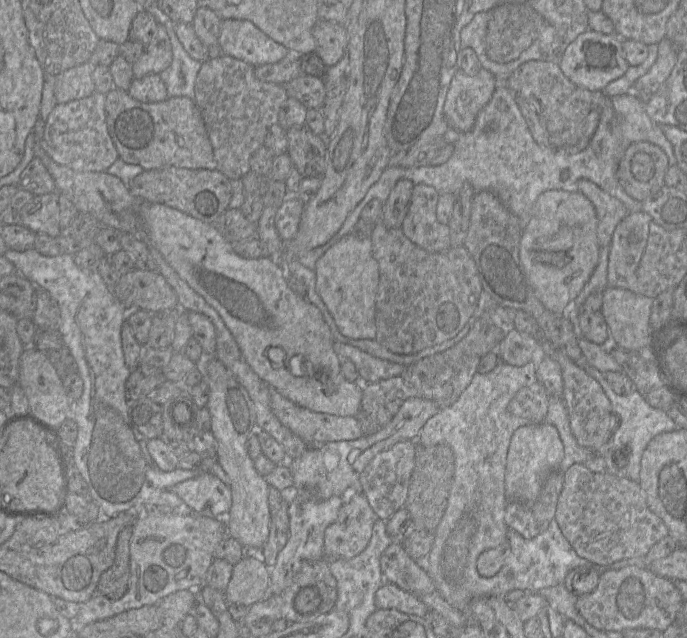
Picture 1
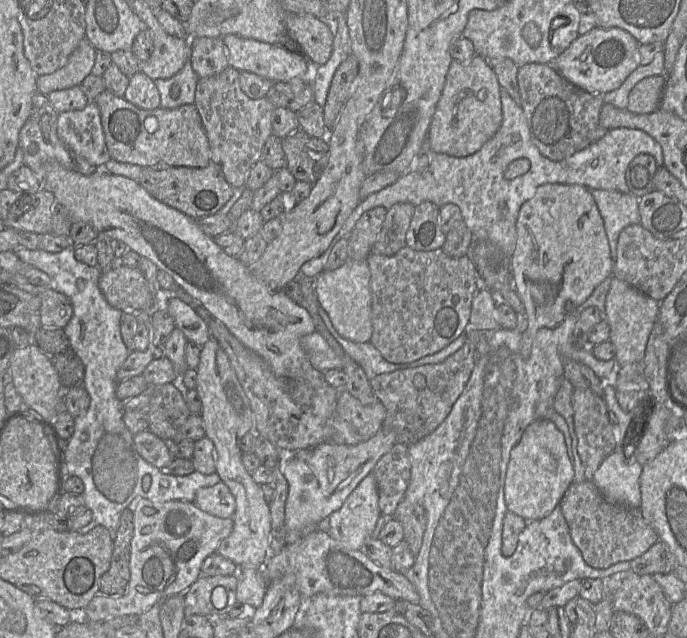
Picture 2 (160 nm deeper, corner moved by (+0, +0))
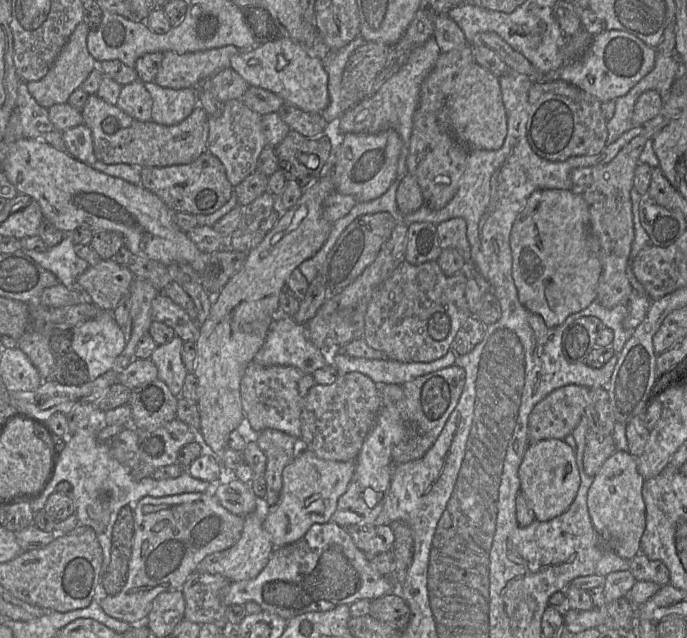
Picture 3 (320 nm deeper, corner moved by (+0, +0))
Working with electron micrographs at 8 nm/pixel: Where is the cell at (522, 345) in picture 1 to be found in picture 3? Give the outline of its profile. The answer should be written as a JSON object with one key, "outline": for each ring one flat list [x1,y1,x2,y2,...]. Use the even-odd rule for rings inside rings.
{"outline":[[536,190,516,217,510,234,512,276,520,303,530,312,540,315,548,328,561,325,568,316,586,309,597,298,602,272,599,242,591,231,586,201,571,190]]}

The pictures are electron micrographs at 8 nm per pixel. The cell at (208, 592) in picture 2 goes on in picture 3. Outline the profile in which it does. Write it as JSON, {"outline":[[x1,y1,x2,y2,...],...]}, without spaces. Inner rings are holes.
{"outline":[[334,522,313,524,298,541,274,548,263,570,253,579,231,582,224,590,226,606,253,601,262,610,289,620,306,612,324,612,339,605,350,605,359,599,377,599,393,593,395,588,387,576,381,575,371,564,370,556,357,548,347,531]]}

